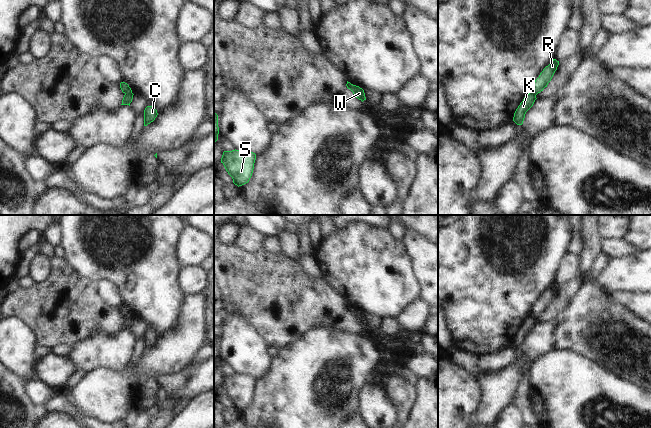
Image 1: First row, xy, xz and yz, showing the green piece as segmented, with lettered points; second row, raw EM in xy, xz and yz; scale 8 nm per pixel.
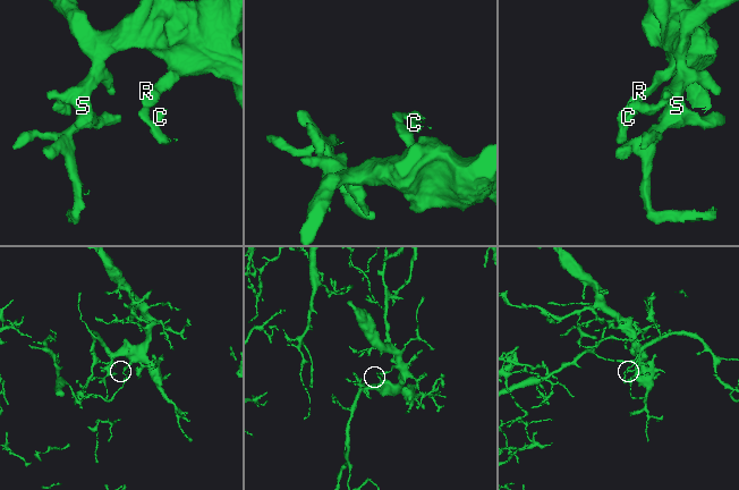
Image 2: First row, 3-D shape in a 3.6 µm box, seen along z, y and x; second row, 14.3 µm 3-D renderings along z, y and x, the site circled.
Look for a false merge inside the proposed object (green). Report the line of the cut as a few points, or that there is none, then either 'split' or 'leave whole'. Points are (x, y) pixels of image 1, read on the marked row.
xy (131, 92), (125, 93) | split

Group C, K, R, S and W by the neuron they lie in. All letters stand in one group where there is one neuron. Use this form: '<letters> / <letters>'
C K / R S W

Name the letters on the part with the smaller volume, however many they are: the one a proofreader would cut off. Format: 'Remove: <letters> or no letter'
Remove: C, K

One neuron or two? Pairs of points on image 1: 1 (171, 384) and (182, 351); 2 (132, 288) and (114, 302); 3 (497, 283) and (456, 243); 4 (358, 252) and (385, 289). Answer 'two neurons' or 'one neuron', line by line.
1: two neurons
2: two neurons
3: one neuron
4: one neuron

